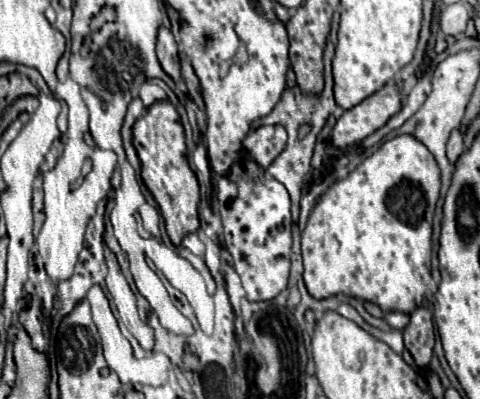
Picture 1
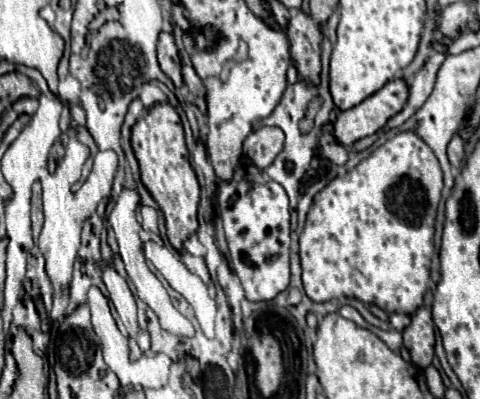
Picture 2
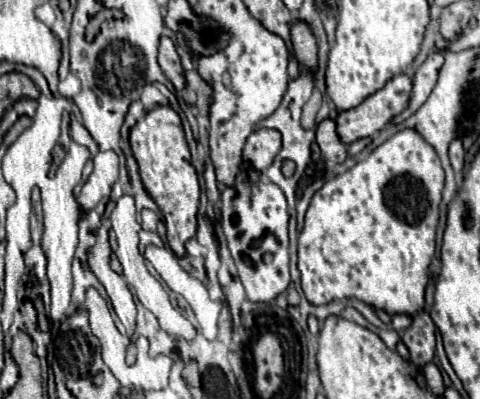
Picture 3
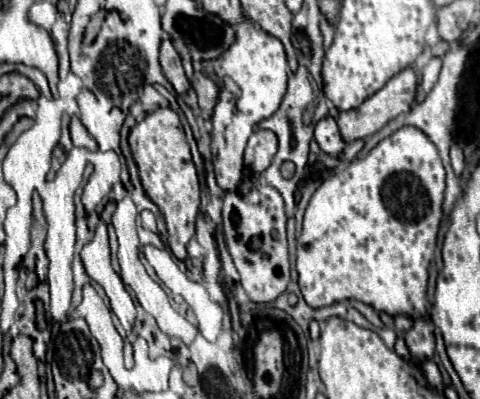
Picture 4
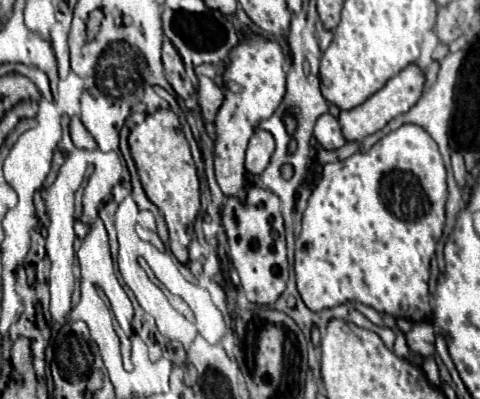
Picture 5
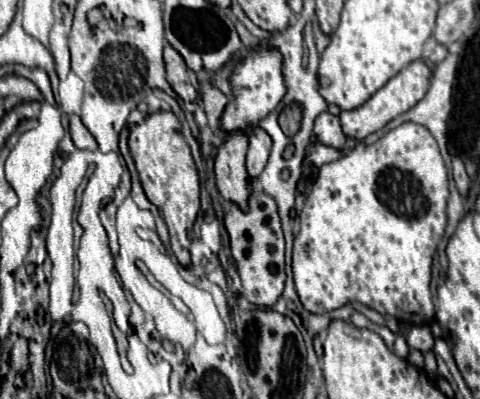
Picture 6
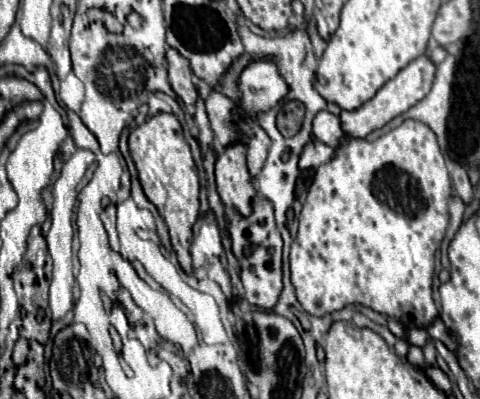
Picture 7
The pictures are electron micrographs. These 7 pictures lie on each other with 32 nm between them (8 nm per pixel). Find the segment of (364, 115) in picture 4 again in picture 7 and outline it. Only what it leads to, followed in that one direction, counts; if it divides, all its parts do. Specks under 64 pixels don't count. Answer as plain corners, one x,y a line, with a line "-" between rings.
426,56
412,60
404,70
400,70
392,80
388,80
376,92
376,96
370,98
366,104
362,104
360,108
356,108
352,112
342,110
340,122
342,122
344,134
350,136
350,138
366,138
370,132
382,128
384,124
388,124
398,114
404,114
408,108
412,108
416,102
420,102
430,92
432,82
434,82
434,74
436,74
436,66

